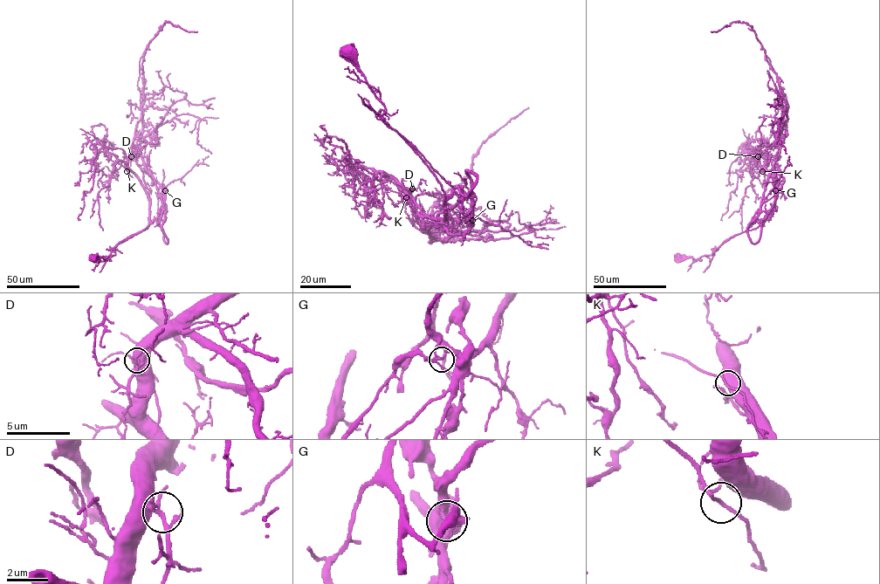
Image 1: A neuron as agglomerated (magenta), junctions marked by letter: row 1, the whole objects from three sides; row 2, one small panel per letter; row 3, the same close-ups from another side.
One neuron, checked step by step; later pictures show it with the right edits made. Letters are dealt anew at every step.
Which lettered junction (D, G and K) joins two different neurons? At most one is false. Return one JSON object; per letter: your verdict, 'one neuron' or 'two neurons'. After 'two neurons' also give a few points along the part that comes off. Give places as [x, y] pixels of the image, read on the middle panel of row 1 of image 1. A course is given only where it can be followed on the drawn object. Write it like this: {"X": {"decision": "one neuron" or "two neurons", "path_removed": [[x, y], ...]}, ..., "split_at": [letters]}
{"D": {"decision": "one neuron"}, "G": {"decision": "two neurons", "path_removed": [[472, 220], [473, 213], [470, 210], [457, 223], [460, 221], [459, 208], [465, 208]]}, "K": {"decision": "one neuron"}, "split_at": ["G"]}

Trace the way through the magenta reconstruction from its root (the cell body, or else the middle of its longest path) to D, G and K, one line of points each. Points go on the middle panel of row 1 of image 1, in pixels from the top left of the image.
D: (347, 49), (350, 61), (386, 109), (383, 120), (440, 184), (444, 219), (422, 217), (407, 197), (412, 188)
G: (347, 49), (350, 61), (383, 106), (383, 119), (452, 188), (462, 211), (472, 220)
K: (347, 49), (350, 61), (386, 109), (383, 120), (440, 184), (444, 219), (422, 217), (406, 197)

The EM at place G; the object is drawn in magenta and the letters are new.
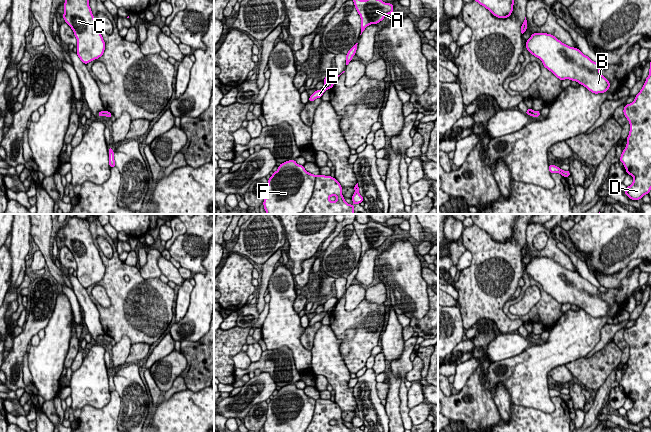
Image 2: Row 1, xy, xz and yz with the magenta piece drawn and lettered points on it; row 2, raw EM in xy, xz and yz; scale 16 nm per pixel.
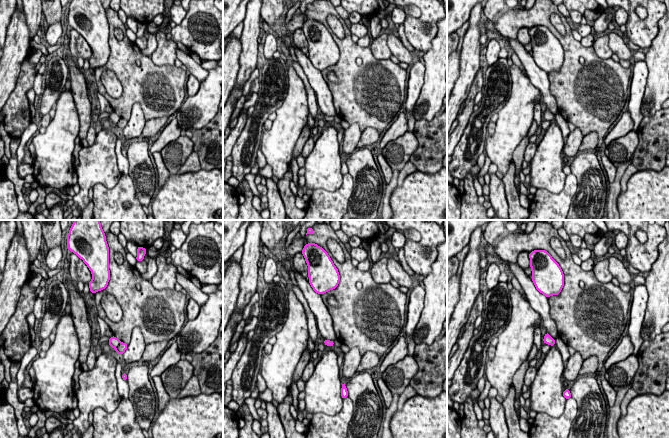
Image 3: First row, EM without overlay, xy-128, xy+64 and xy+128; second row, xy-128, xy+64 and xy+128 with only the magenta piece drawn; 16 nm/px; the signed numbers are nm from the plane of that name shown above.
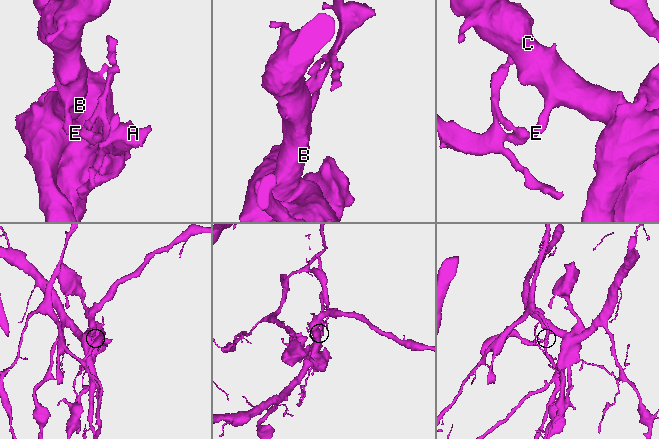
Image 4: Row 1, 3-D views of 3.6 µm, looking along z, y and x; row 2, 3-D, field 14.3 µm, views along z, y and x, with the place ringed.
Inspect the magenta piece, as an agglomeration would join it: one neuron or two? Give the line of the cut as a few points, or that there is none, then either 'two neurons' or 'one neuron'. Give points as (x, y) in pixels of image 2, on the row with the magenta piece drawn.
cut in xz along (324, 86), (326, 88); two neurons

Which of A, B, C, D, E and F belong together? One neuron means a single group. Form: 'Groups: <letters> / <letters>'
Groups: A / B C D E F

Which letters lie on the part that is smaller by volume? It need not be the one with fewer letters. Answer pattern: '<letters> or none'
A

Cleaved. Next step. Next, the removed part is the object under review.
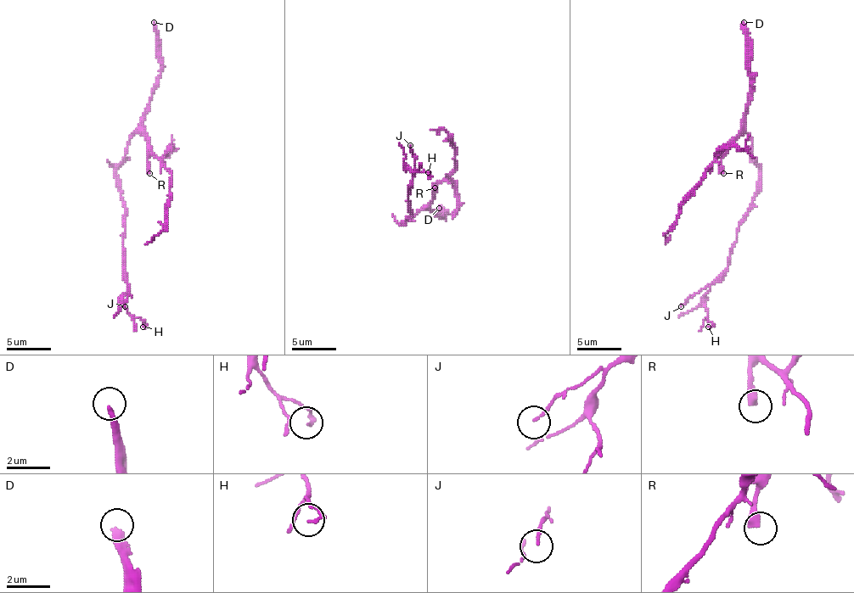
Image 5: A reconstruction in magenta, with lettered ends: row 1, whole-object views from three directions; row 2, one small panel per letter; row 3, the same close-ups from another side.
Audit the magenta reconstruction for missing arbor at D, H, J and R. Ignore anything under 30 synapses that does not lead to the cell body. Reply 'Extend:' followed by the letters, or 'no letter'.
Extend: D

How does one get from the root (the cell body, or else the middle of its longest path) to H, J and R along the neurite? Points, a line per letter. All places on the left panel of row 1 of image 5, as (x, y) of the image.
H: (118, 164), (116, 187), (125, 202), (123, 275), (127, 291), (123, 304), (145, 321), (143, 327)
J: (118, 164), (116, 187), (125, 202), (123, 271), (129, 284), (129, 295), (125, 306)
R: (118, 164), (125, 155), (127, 142), (136, 133), (141, 133), (147, 142), (149, 173)

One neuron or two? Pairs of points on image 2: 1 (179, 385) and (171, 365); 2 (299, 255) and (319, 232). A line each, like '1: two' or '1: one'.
1: two
2: one

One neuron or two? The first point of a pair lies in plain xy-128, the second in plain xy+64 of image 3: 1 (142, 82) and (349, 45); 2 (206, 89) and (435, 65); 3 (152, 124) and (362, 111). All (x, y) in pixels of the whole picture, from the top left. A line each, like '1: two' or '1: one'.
1: one
2: one
3: two

